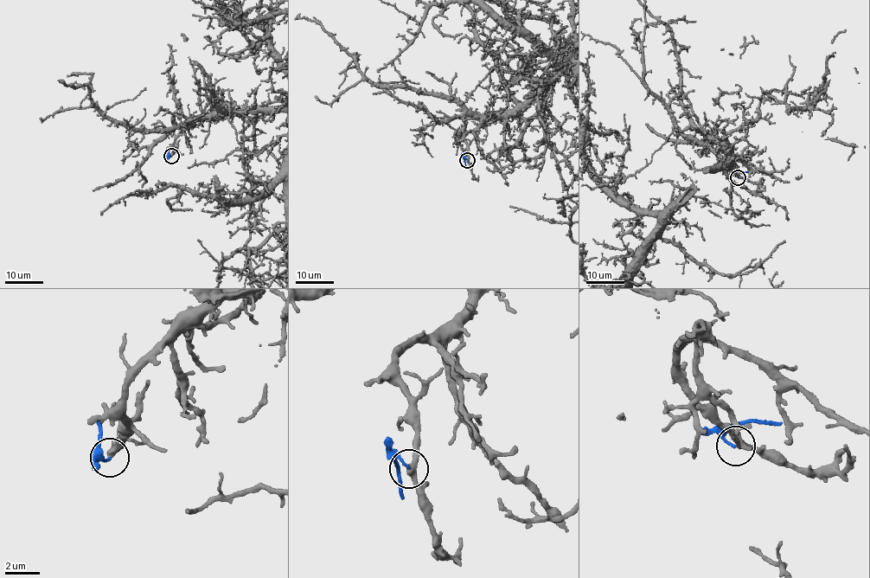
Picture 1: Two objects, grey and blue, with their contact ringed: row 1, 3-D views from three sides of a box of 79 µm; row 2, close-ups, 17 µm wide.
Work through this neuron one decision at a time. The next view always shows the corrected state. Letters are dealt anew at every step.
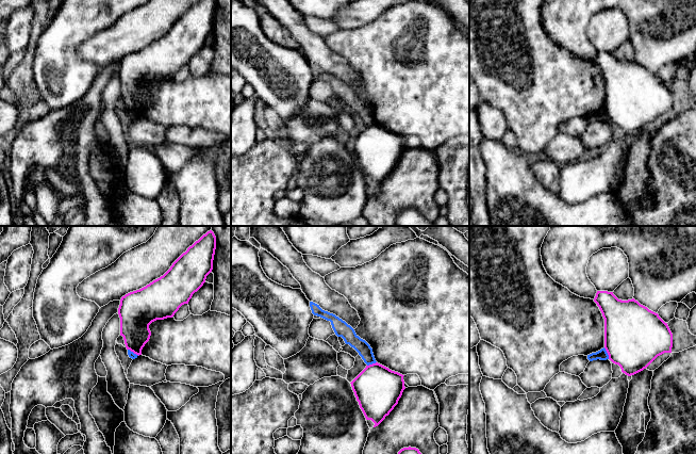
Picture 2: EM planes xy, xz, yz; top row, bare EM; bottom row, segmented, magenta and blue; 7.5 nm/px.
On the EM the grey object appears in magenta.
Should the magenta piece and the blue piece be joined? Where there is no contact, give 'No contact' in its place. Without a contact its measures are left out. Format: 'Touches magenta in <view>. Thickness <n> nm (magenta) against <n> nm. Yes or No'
Touches magenta in yz. Thickness 460 nm (magenta) against 80 nm. No

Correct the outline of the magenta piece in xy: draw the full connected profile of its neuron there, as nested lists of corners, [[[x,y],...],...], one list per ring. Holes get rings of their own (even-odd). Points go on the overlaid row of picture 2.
[[[210,230],[189,246],[163,276],[121,297],[118,308],[120,336],[123,337],[127,350],[142,355],[142,350],[151,336],[149,325],[156,320],[172,318],[182,305],[188,304],[193,294],[203,286],[206,276],[213,270],[215,249],[216,237]]]

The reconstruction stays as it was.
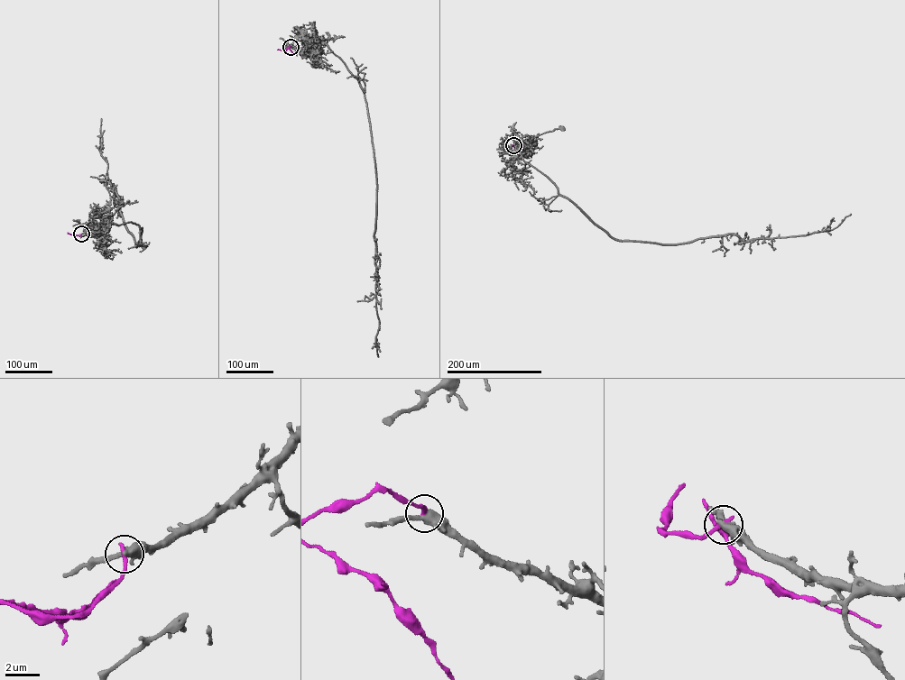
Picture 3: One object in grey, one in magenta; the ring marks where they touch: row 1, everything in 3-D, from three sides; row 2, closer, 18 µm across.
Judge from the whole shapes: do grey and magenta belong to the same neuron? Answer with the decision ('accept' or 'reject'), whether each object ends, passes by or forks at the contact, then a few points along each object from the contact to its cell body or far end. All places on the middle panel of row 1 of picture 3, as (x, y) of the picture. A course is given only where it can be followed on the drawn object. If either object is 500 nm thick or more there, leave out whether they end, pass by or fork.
reject; grey forks; magenta ends; course grey (290, 47), (298, 50), (308, 50), (312, 44), (325, 43), (357, 79), (363, 91), (376, 174), (376, 252); course magenta (290, 47), (285, 50), (277, 50)

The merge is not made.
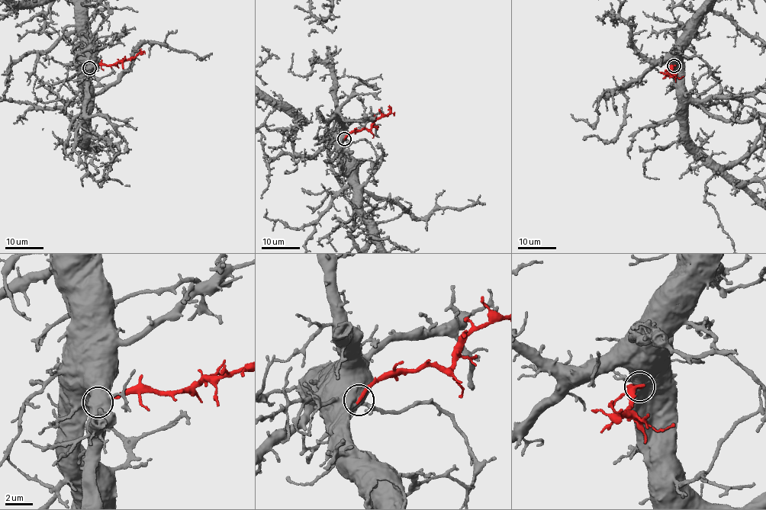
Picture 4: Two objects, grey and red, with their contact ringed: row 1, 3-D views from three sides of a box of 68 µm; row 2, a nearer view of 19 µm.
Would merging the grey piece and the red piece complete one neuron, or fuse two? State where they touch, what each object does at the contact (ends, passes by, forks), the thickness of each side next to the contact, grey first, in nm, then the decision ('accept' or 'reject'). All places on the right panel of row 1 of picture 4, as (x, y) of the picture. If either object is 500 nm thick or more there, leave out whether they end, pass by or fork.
(674, 65) | 800/280 nm | accept

